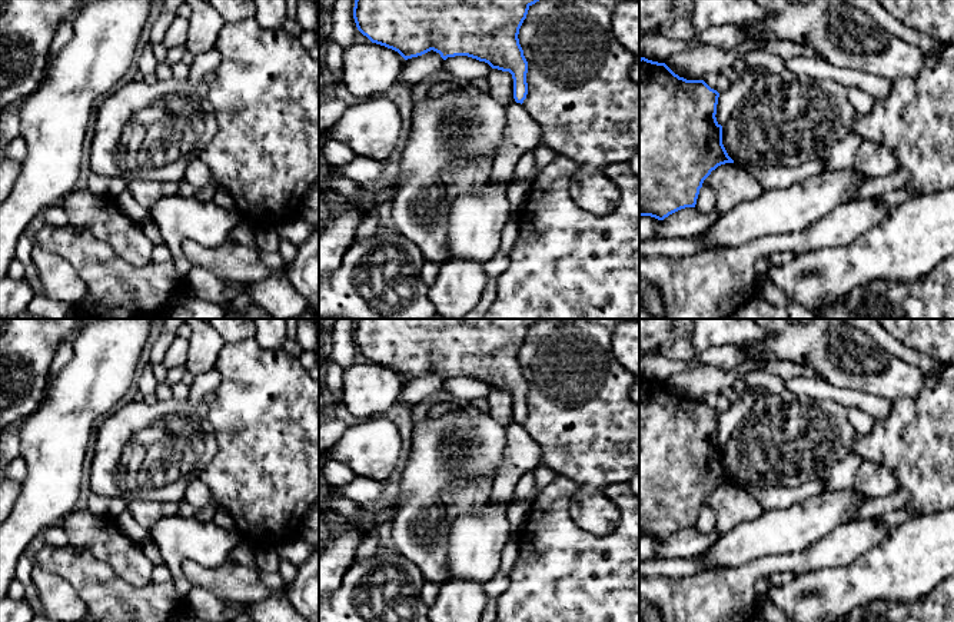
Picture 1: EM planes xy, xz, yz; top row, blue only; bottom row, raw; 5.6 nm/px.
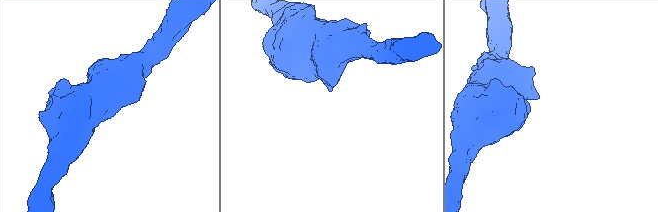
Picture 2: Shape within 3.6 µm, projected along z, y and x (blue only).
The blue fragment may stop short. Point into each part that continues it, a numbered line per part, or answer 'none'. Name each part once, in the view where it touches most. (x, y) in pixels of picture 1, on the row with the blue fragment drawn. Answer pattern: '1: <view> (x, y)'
none

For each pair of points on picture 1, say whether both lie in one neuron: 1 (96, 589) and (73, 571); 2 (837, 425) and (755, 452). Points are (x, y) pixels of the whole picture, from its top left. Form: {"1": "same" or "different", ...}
{"1": "same", "2": "same"}

